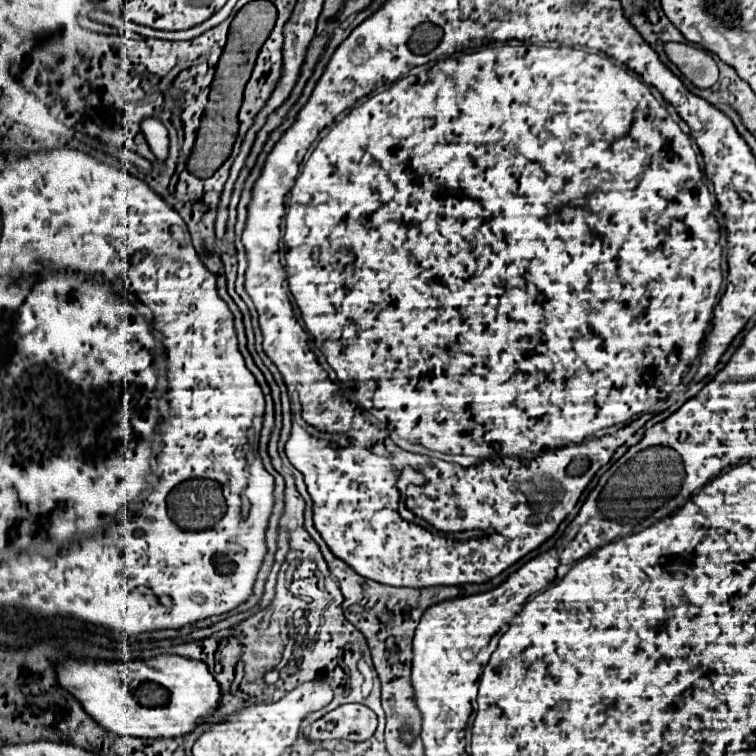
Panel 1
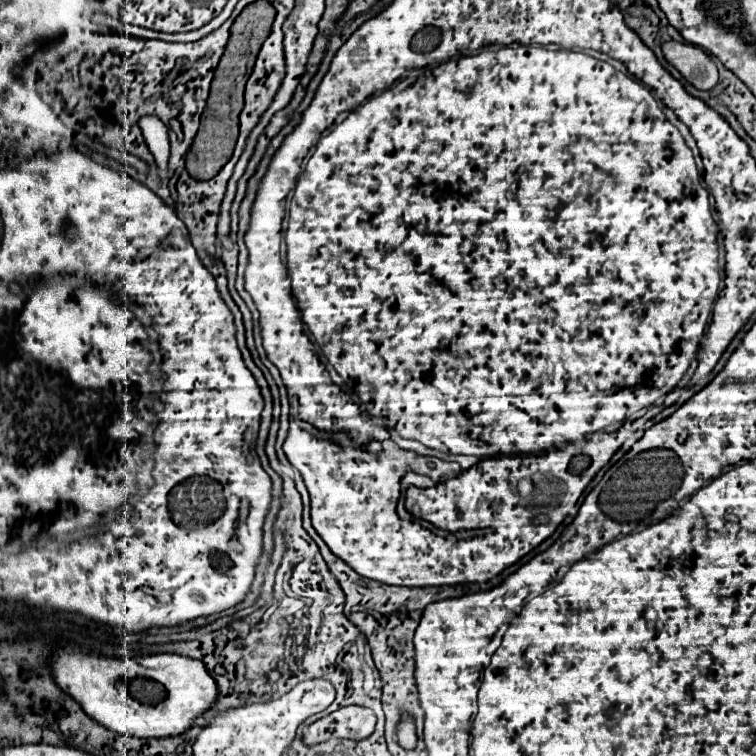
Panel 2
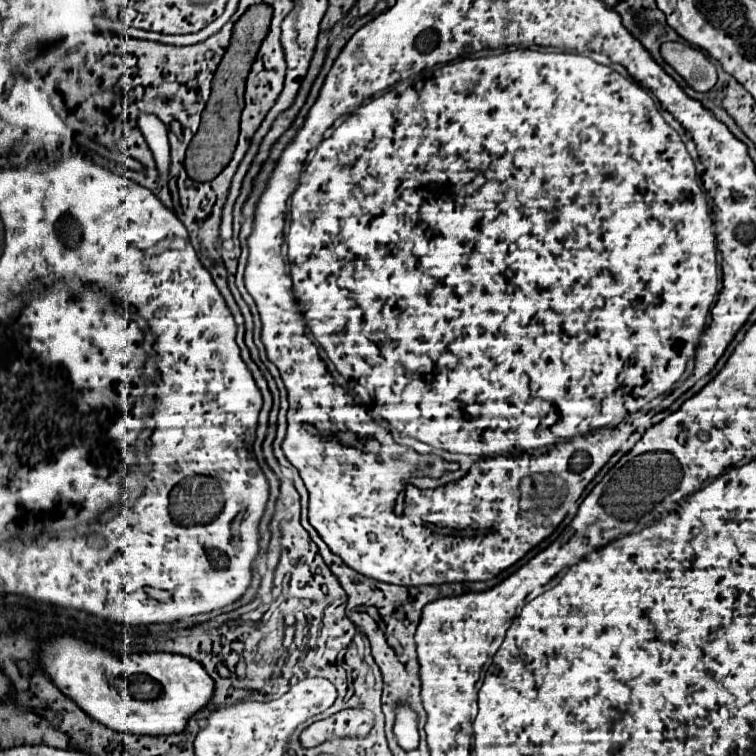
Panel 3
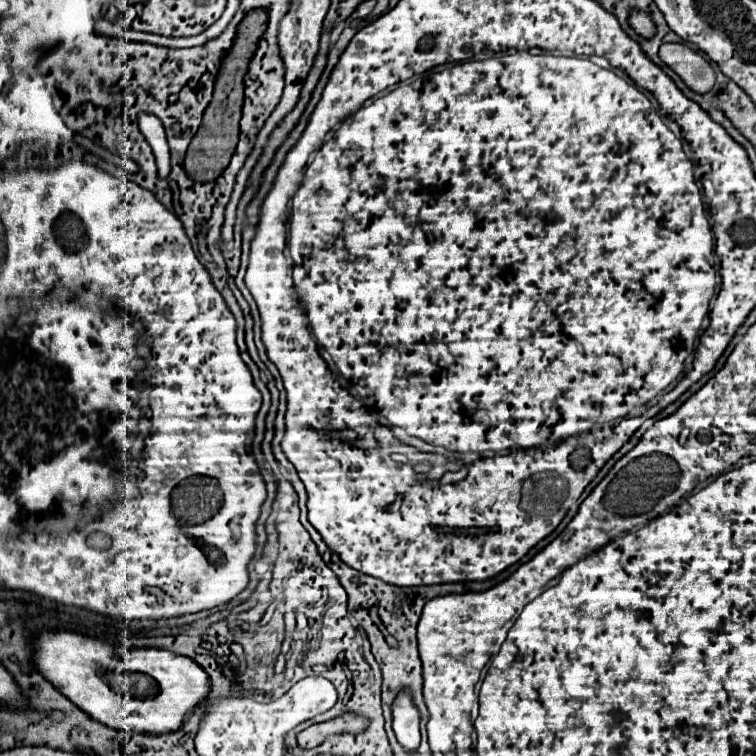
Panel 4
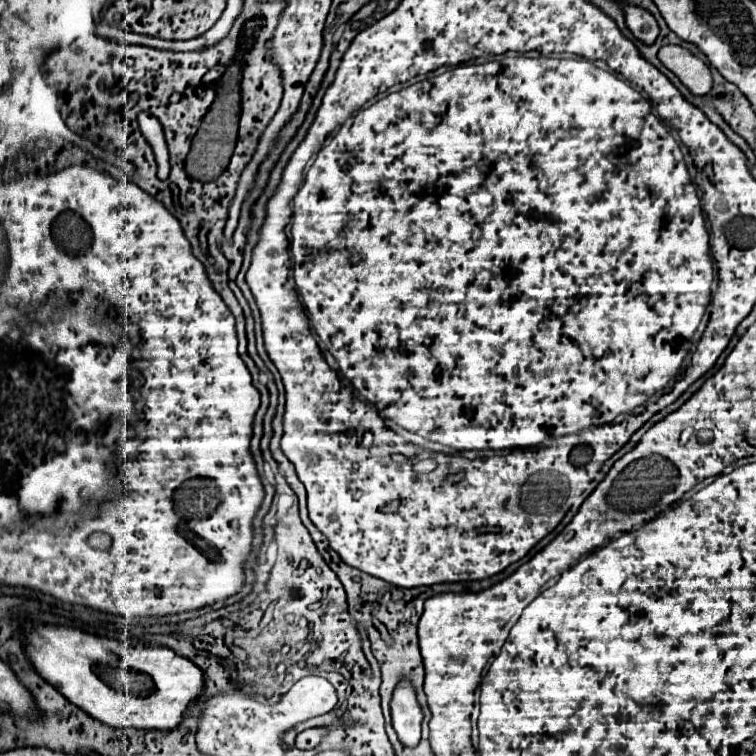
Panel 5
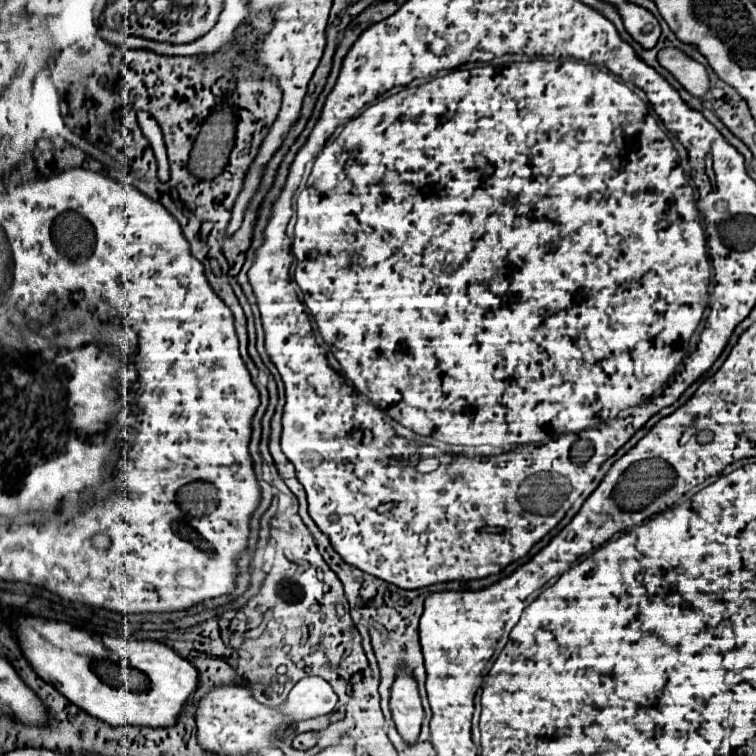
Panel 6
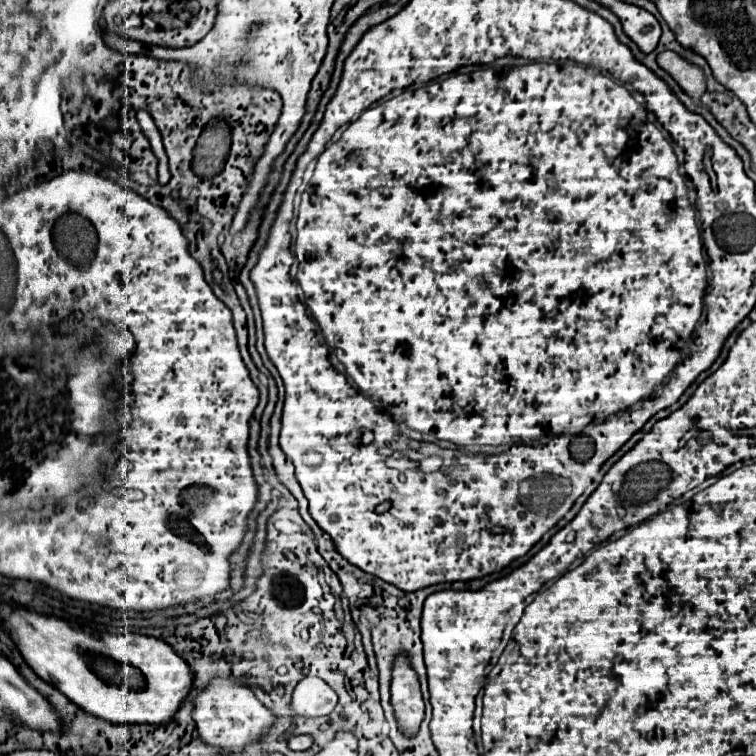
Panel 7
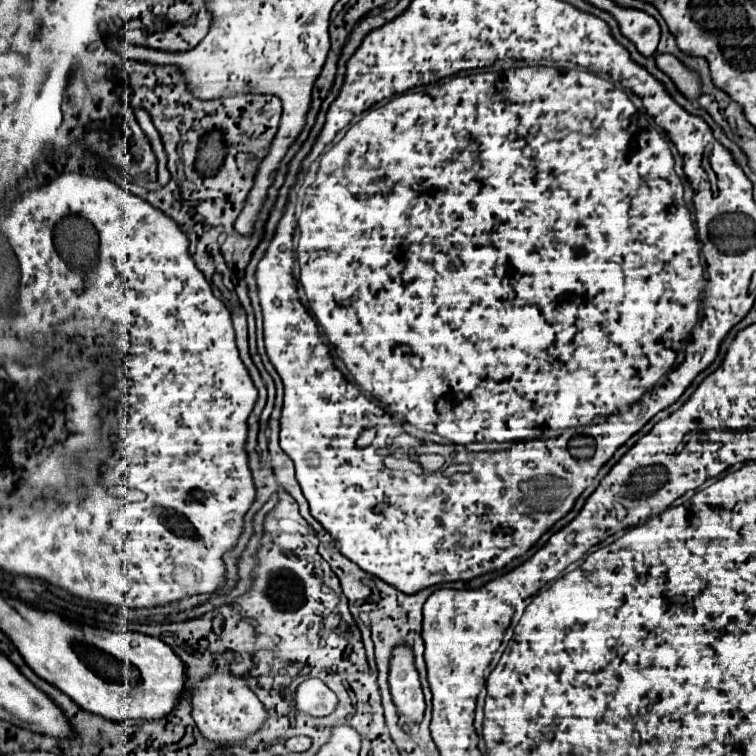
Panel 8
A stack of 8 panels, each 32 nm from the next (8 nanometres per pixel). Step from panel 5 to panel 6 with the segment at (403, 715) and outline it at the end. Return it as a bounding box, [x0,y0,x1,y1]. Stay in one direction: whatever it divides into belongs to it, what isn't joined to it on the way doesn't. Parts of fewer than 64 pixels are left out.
[390,672,424,744]

